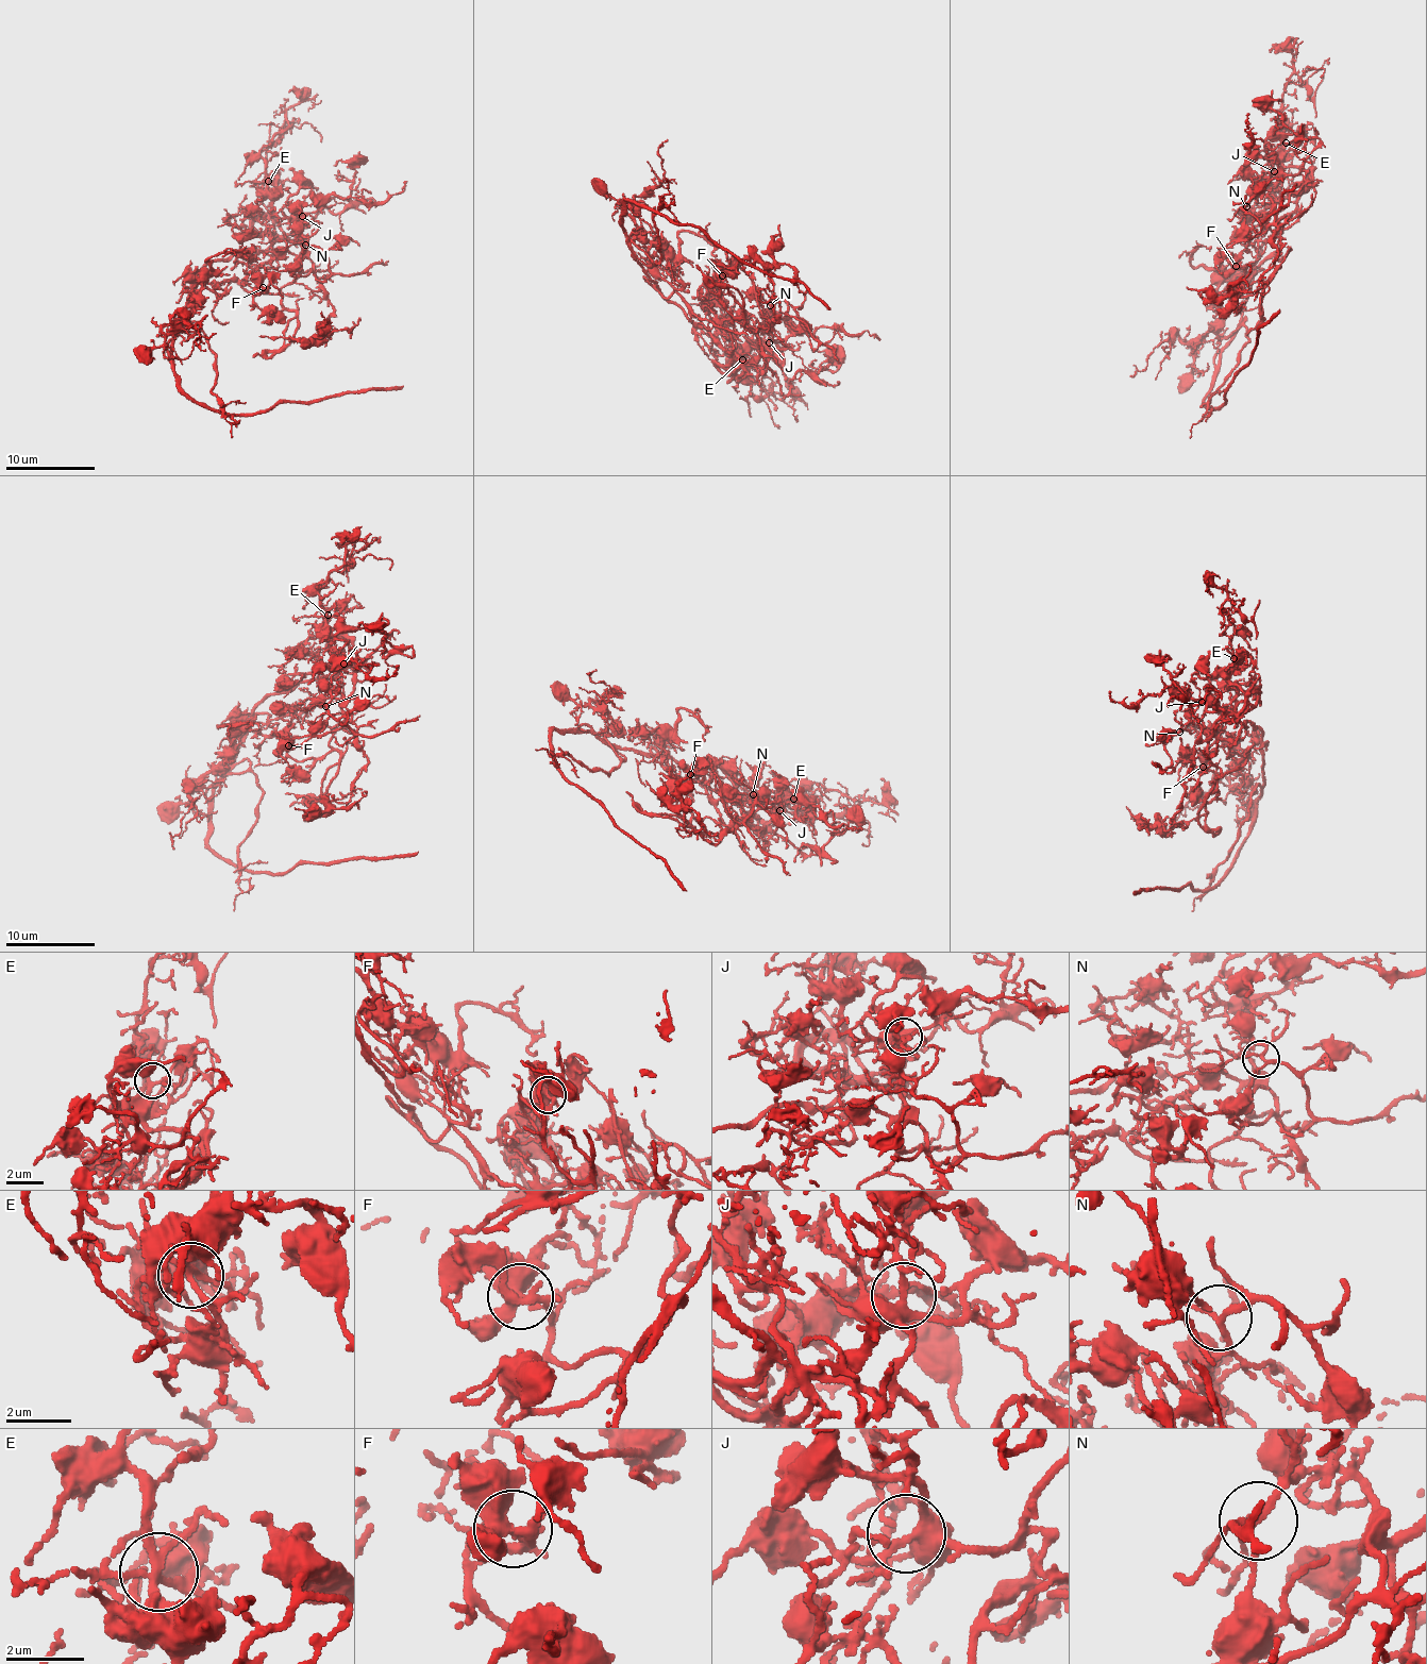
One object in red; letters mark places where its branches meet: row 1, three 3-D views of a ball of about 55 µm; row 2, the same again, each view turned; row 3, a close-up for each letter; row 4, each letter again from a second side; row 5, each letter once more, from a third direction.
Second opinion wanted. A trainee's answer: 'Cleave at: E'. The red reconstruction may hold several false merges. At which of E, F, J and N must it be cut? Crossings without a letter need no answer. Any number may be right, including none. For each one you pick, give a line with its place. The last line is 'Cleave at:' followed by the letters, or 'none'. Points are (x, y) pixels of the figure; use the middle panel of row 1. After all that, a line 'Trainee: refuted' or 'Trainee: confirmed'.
Cleave at: none
Trainee: refuted

